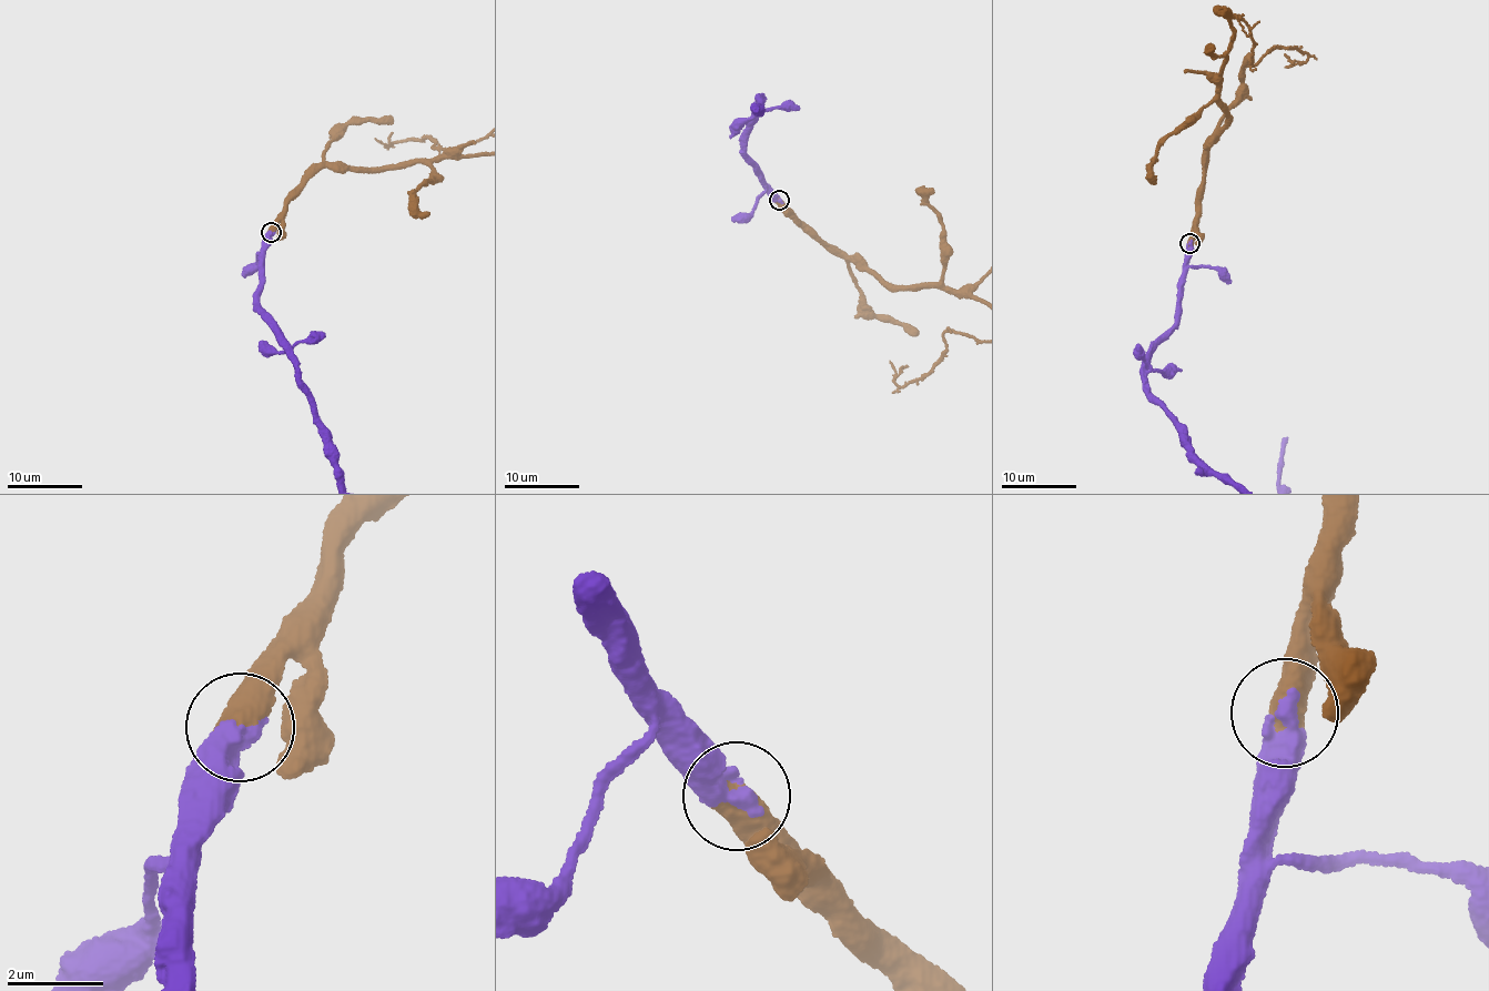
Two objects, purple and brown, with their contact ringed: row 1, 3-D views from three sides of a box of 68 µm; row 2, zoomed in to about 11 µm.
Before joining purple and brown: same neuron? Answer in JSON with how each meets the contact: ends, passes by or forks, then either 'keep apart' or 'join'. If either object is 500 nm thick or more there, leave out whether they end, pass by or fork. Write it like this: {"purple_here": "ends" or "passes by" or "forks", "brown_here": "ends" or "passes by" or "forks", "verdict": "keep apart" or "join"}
{"verdict": "join"}

